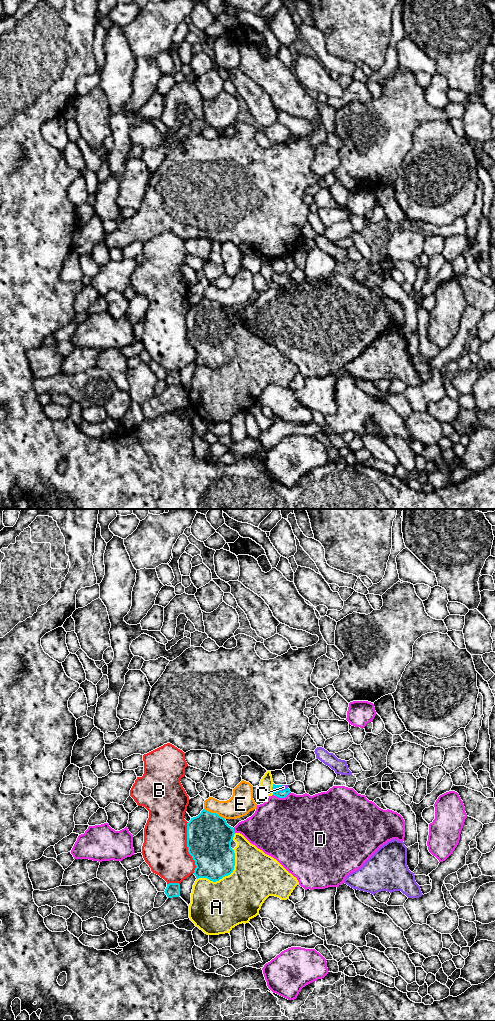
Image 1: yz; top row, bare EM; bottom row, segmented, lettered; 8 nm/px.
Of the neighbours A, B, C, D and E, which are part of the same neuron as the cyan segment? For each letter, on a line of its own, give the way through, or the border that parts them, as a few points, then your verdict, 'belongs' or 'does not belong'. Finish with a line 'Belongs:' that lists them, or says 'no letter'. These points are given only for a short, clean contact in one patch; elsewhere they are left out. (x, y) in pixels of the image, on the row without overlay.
A: does not belong
B: does not belong
C: across yz (281, 282), (280, 278), (283, 275) | belongs
D: does not belong
E: does not belong
Belongs: C

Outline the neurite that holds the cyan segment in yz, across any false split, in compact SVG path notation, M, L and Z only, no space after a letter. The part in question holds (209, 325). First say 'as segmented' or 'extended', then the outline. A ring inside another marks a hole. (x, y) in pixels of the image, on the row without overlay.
as segmented; M205 297L187 311L188 340L195 349L196 366L216 370L230 363L235 354L231 336L235 319L225 306Z

